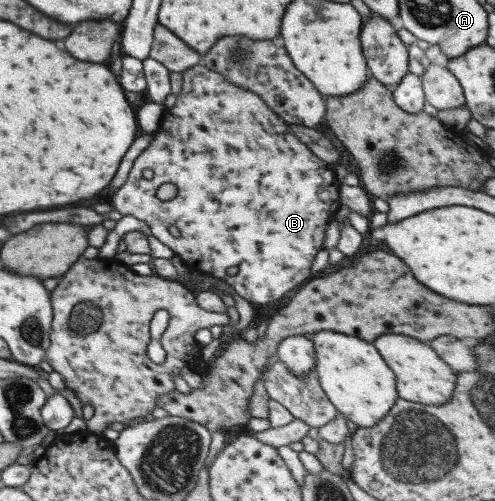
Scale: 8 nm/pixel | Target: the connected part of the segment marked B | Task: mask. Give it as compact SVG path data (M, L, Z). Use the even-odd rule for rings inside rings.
M193 65L181 74L182 87L176 95L174 106L164 108L159 128L153 134L153 138L145 147L139 147L139 152L131 158L127 178L111 196L111 207L122 216L132 215L132 217L144 221L148 225L152 237L156 237L162 245L166 245L170 251L173 251L173 255L180 257L189 271L215 276L216 279L230 285L234 292L248 303L265 304L276 301L284 293L290 291L294 285L298 285L308 277L310 263L312 263L314 255L322 249L325 227L341 206L339 183L335 178L333 165L314 156L308 147L291 134L285 121L268 109L268 106L256 94L230 84L220 73L216 73L204 65ZM144 171L150 171L152 177L145 179ZM162 183L172 183L176 186L176 194L170 200L161 201L156 198L156 189Z

